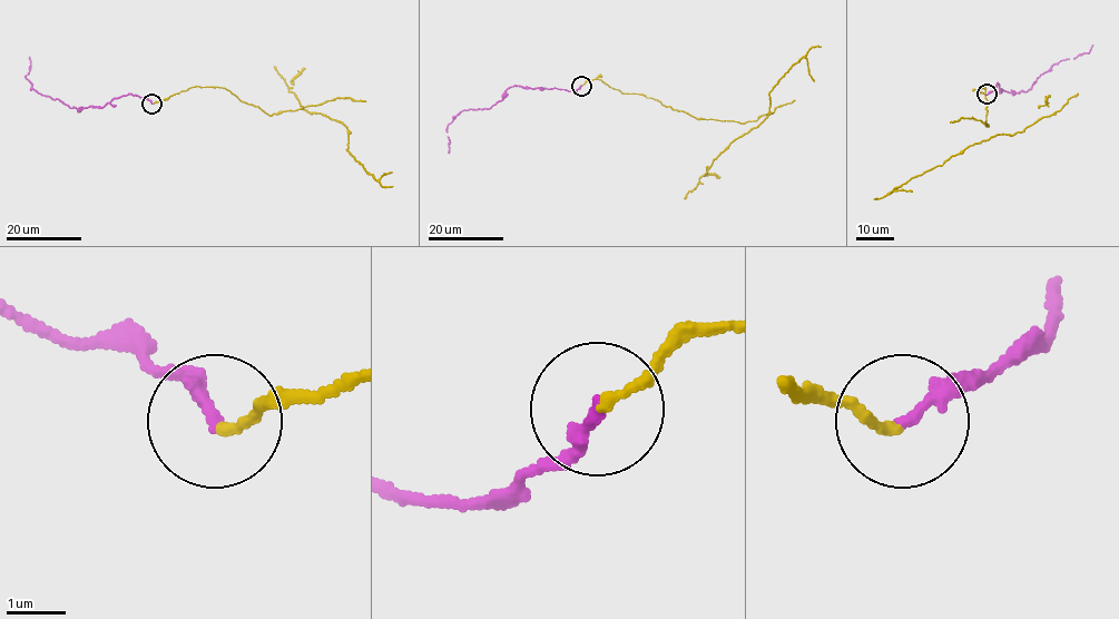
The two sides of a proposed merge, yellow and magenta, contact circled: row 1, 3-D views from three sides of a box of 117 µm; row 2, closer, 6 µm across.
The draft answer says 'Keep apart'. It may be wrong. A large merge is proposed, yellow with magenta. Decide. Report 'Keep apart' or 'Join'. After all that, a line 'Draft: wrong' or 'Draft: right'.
Join
Draft: wrong

